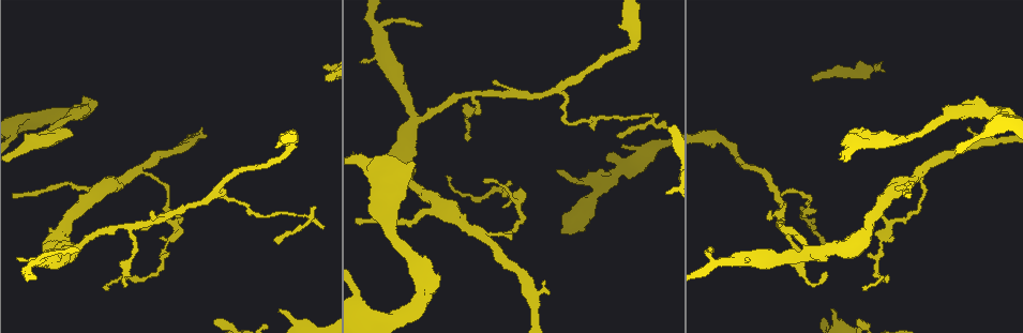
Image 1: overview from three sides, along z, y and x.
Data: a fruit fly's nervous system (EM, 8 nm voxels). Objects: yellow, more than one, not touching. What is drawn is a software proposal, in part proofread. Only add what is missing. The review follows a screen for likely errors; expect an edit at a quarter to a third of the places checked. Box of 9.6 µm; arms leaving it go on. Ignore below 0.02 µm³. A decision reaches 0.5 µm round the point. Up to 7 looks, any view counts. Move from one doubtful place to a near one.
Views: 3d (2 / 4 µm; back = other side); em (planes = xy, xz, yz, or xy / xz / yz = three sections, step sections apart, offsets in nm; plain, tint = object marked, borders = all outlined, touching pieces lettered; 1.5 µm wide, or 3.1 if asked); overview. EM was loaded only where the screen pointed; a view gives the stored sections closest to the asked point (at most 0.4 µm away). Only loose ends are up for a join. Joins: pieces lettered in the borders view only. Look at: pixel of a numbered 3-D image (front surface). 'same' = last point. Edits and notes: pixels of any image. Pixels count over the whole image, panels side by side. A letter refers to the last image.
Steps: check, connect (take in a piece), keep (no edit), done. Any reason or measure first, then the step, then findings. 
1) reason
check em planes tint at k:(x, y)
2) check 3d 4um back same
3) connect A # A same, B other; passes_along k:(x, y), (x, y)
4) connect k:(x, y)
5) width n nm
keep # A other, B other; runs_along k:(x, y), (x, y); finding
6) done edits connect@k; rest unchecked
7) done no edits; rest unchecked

free end
check 3d 2um at 1:(200, 128)

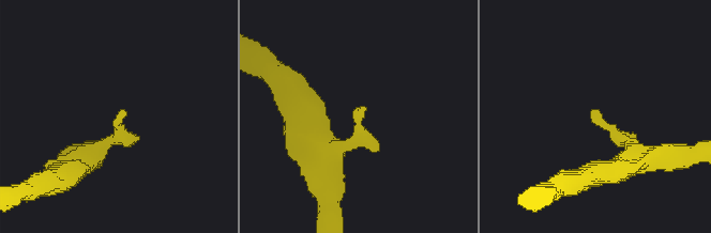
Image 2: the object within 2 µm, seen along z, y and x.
need the tissue
check em xy step 4 tint at 2:(364, 110)

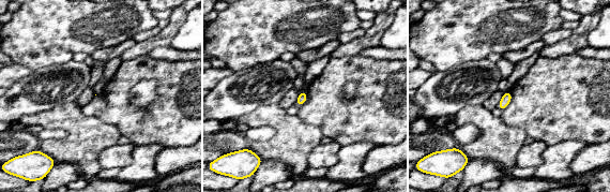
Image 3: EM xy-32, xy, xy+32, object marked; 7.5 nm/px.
check em planes borders same

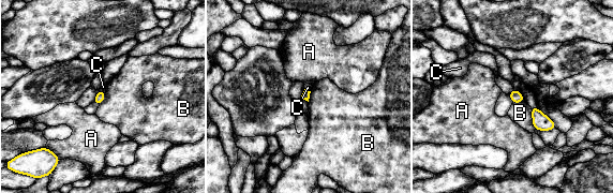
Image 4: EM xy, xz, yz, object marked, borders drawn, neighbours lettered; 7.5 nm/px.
keep # A other, B other, C other; border 4:(531, 107), (532, 124), (535, 129); none of them fits

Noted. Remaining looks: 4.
branch stops here
check em yz step 4 borders at 1:(70, 136)

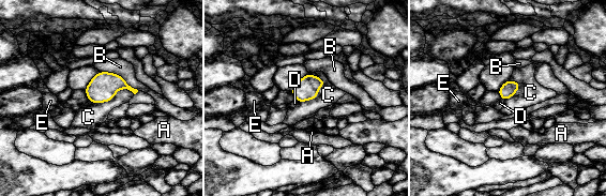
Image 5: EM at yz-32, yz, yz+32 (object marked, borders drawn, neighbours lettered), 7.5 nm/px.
check em xz step 8 borders same

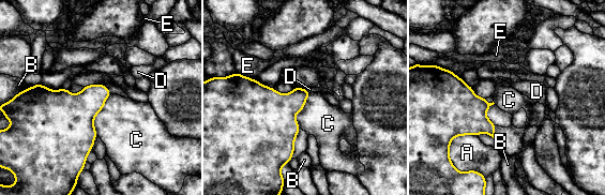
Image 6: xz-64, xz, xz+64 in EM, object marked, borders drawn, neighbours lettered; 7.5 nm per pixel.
longest_contact C 340 nm
keep # A other, B other, C other, D other, E other; border 6:(110, 93), (94, 118), (96, 135); none of them fits

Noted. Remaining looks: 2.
thin end
check 3d 4um at 1:(556, 169)

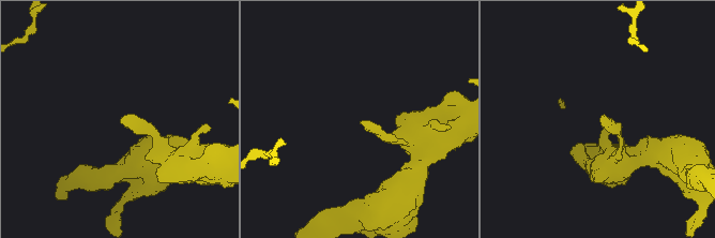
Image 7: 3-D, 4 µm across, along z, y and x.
now the EM
check em planes borders at 7:(603, 116)

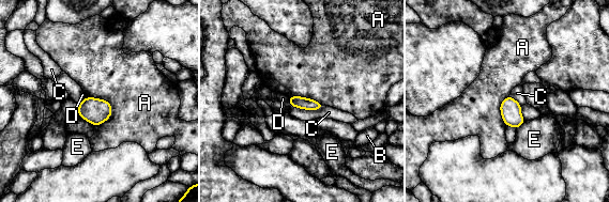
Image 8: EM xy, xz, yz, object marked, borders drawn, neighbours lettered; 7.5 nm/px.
width 100 nm
keep # A other, B other, C other, D other, E other; border 8:(85, 96), (104, 98), (111, 115); no lettered piece goes on from it

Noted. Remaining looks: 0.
done no edits; rest unchecked

